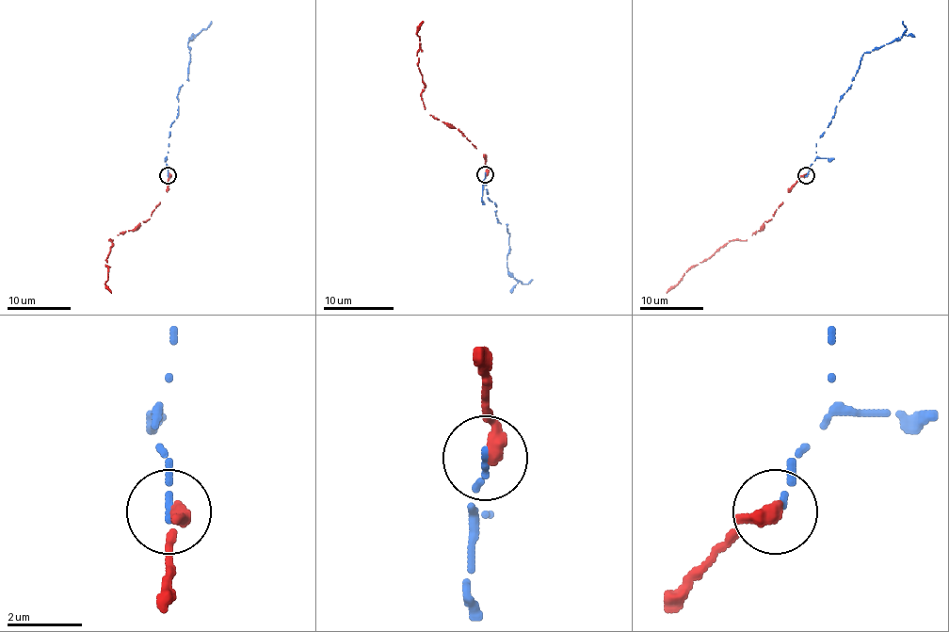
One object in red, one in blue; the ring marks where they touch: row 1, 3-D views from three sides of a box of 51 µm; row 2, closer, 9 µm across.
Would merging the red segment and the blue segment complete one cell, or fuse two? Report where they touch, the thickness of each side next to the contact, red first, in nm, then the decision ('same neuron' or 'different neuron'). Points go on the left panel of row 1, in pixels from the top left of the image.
(168, 175) | 400/180 nm | same neuron

